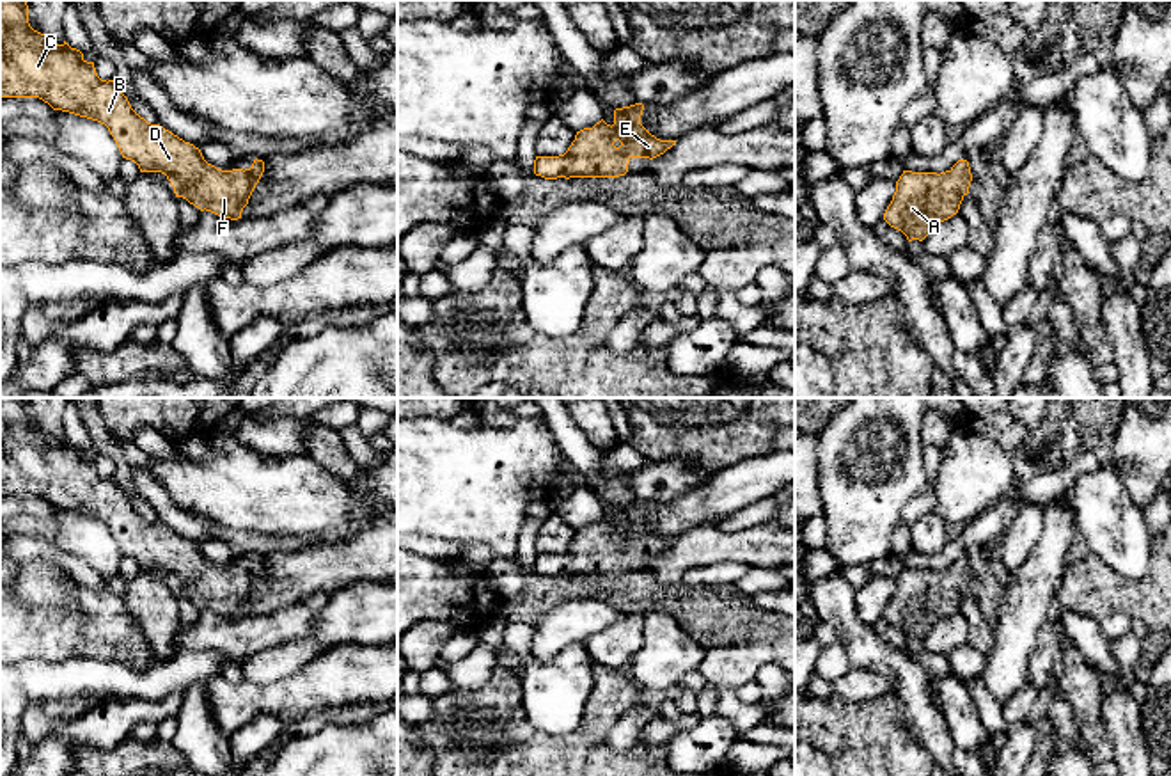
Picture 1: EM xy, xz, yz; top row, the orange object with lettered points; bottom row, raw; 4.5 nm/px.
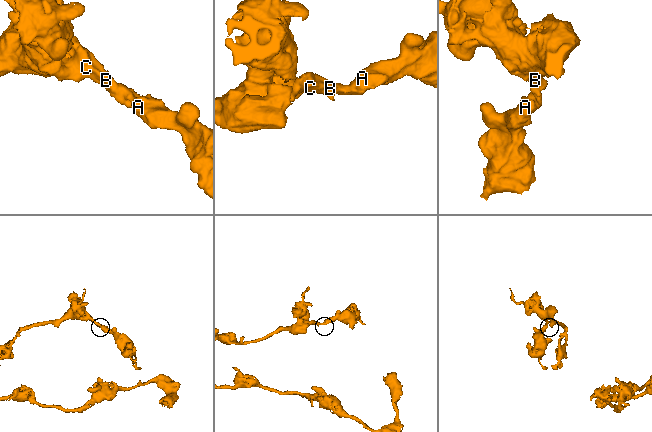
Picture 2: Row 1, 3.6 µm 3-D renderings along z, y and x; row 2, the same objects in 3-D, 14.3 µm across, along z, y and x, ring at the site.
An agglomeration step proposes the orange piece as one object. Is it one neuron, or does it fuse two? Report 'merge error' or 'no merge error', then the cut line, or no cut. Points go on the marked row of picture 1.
no merge error | no cut

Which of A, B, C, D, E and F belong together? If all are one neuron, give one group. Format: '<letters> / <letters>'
A B C D E F

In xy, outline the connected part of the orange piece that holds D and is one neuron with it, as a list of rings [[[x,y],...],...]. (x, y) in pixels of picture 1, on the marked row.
[[[0,0],[0,96],[2,98],[39,98],[53,110],[69,112],[105,124],[114,137],[122,158],[138,165],[140,172],[161,172],[174,186],[176,197],[186,199],[200,211],[211,211],[222,218],[241,218],[243,208],[264,172],[264,162],[254,160],[250,169],[222,170],[208,163],[199,147],[185,142],[172,131],[160,124],[151,124],[140,117],[121,92],[114,80],[101,80],[96,73],[94,62],[87,62],[83,53],[71,48],[66,41],[57,44],[44,34],[34,30],[28,23],[27,0]]]

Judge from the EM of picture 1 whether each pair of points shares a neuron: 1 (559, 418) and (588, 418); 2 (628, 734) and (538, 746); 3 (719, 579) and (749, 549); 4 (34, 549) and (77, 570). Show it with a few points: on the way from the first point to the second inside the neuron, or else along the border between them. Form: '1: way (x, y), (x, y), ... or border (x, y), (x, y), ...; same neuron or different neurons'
1: border (570, 416), (595, 450); different neurons
2: border (632, 707), (604, 732), (604, 741), (613, 750); different neurons
3: border (696, 565), (744, 562), (751, 567); different neurons
4: way (45, 549), (66, 562); same neuron

